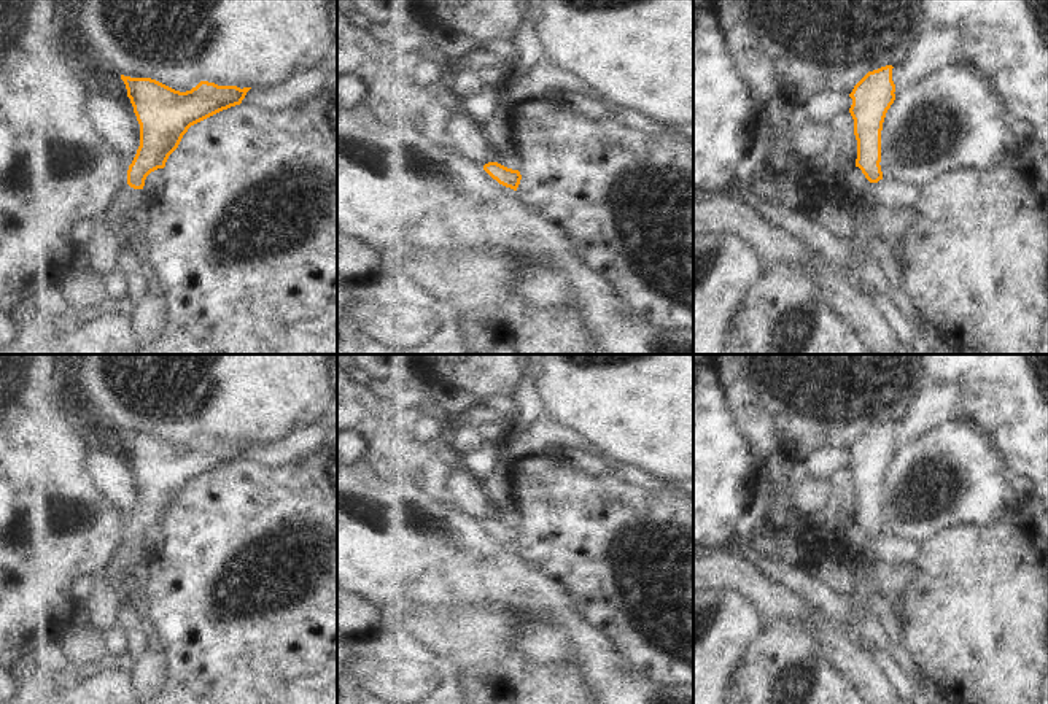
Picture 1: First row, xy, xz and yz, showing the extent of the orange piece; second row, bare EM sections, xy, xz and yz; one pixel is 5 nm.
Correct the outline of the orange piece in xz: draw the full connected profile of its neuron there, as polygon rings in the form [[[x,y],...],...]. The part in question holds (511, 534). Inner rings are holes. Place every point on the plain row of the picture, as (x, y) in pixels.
[[[488,518],[483,521],[483,526],[496,536],[499,540],[517,547],[522,531],[518,526],[507,524],[498,518]]]

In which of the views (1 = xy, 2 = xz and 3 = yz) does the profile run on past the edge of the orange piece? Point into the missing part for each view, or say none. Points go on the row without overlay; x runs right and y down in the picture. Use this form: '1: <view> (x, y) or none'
1: none
2: none
3: none

